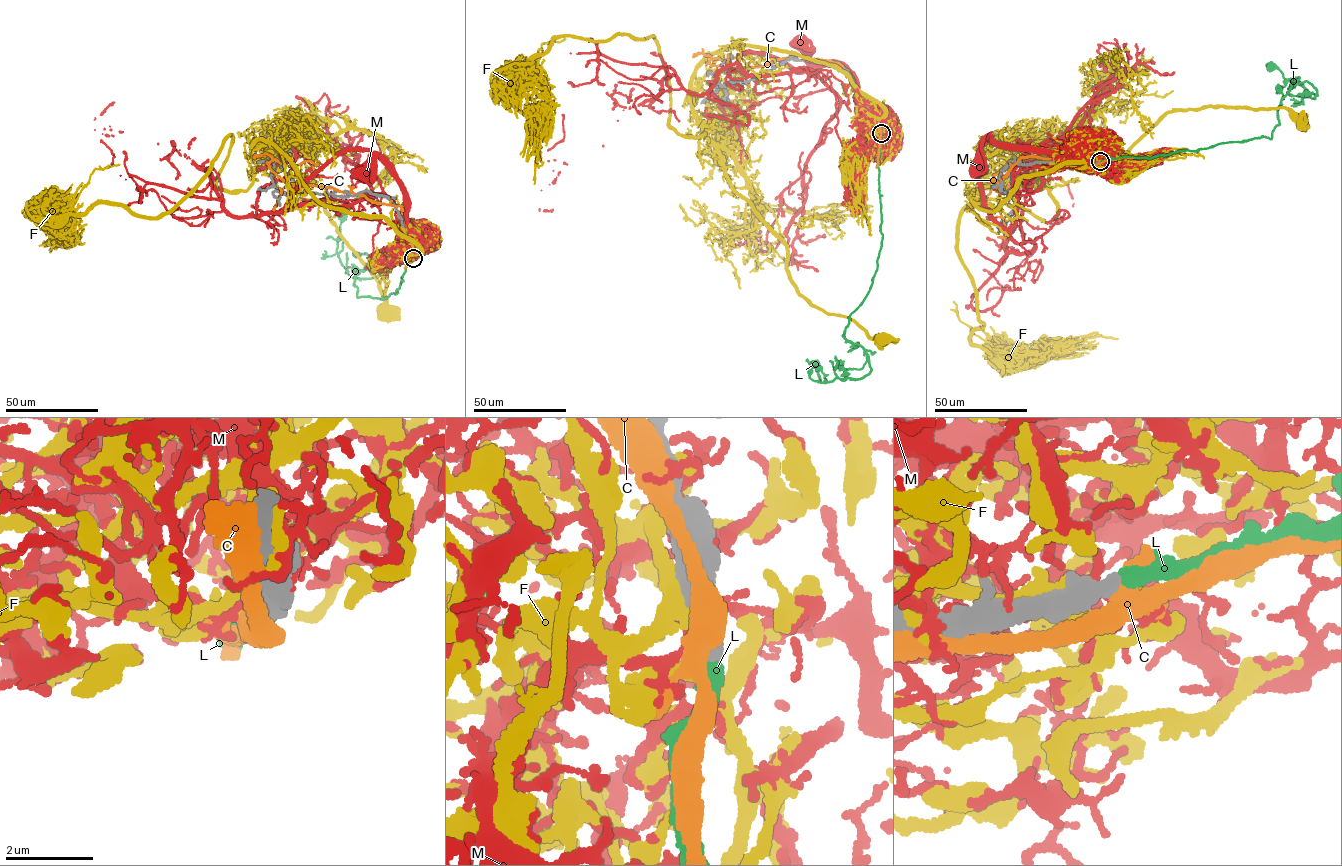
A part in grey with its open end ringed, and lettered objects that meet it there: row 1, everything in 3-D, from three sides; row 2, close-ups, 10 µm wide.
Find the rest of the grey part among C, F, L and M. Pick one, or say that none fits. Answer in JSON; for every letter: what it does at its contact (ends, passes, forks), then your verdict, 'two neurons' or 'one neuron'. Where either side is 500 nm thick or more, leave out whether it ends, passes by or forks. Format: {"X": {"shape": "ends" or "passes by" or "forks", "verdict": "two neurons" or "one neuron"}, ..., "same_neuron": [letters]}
{"C": {"verdict": "two neurons"}, "F": {"verdict": "two neurons"}, "L": {"shape": "ends", "verdict": "one neuron"}, "M": {"verdict": "two neurons"}, "same_neuron": ["L"]}

